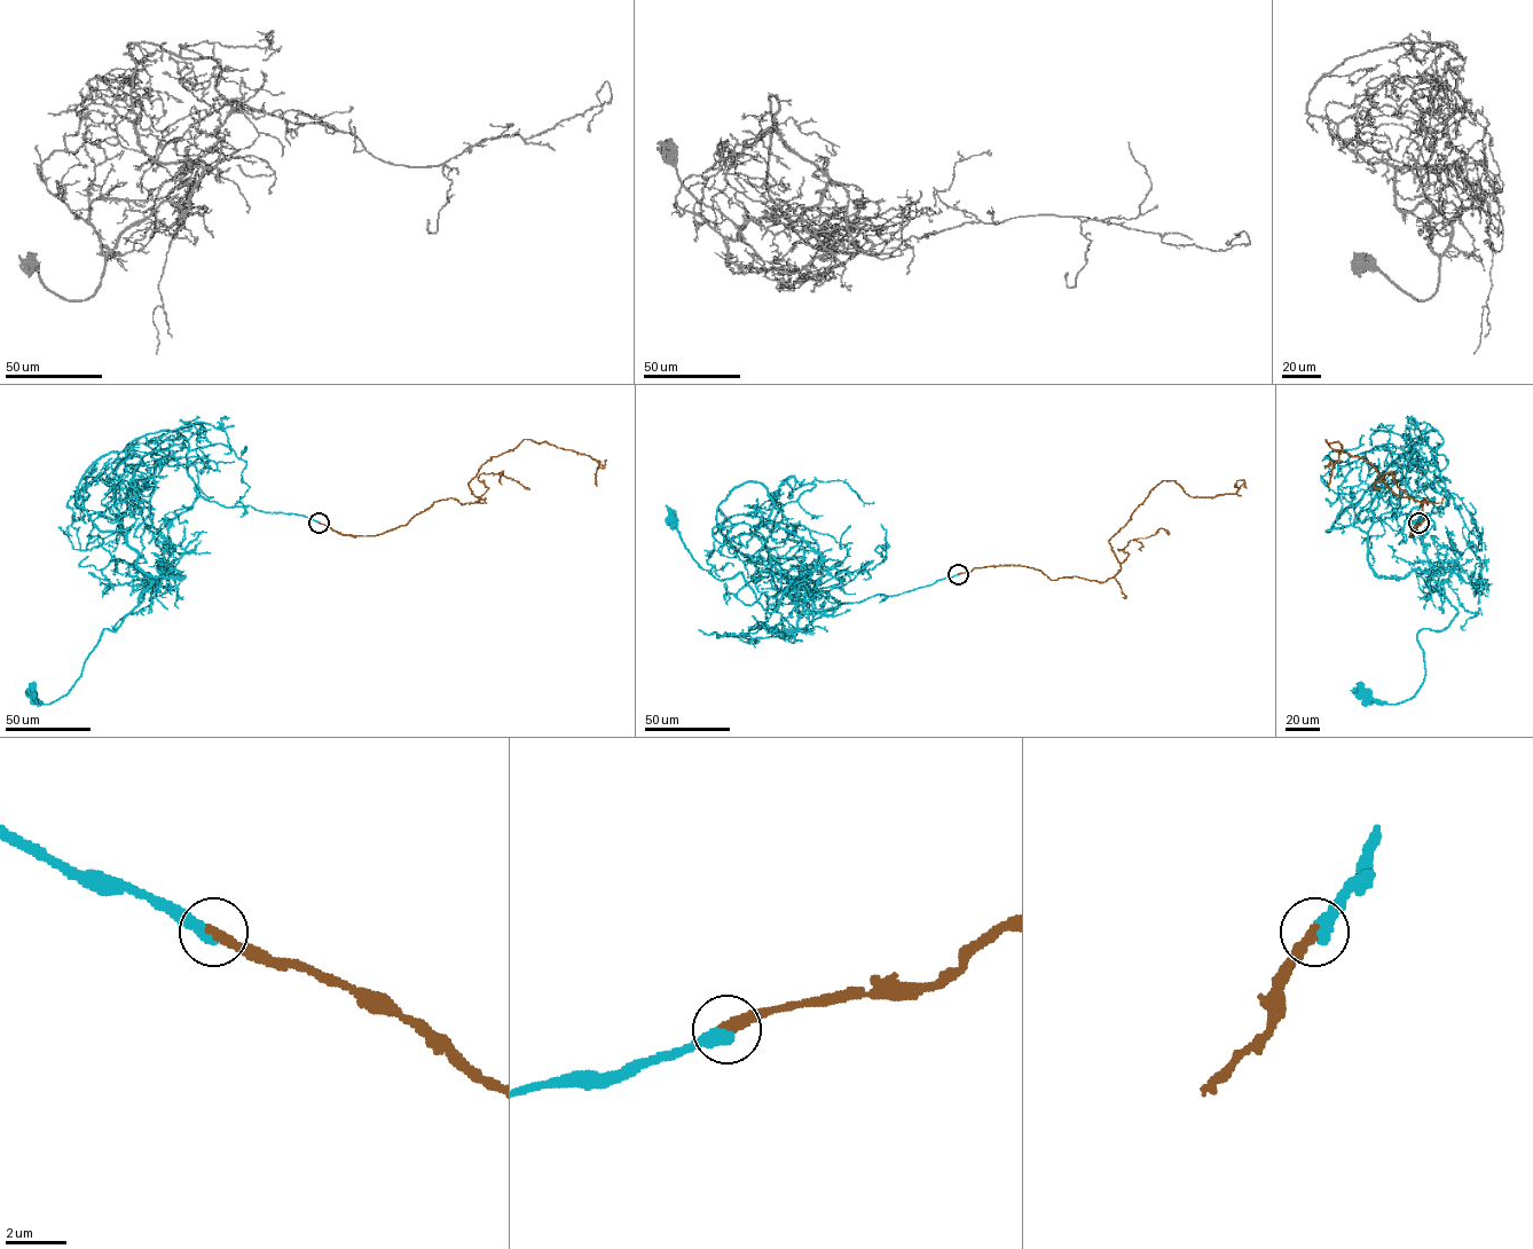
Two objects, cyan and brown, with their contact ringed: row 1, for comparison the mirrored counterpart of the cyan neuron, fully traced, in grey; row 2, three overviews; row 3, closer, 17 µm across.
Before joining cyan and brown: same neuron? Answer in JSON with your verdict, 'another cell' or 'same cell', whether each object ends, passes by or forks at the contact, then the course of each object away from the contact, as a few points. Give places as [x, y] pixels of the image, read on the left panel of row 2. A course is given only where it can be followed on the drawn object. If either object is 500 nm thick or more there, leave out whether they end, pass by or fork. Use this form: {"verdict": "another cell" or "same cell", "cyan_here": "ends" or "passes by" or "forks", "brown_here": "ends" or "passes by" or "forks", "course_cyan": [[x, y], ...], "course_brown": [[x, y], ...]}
{"verdict": "same cell", "cyan_here": "ends", "brown_here": "ends", "course_cyan": [[319, 521], [205, 500], [174, 431], [100, 457], [77, 503], [182, 576], [67, 694], [32, 691]], "course_brown": [[319, 521], [375, 535], [442, 500], [473, 503], [469, 482], [481, 465], [524, 439], [595, 458], [597, 486]]}

